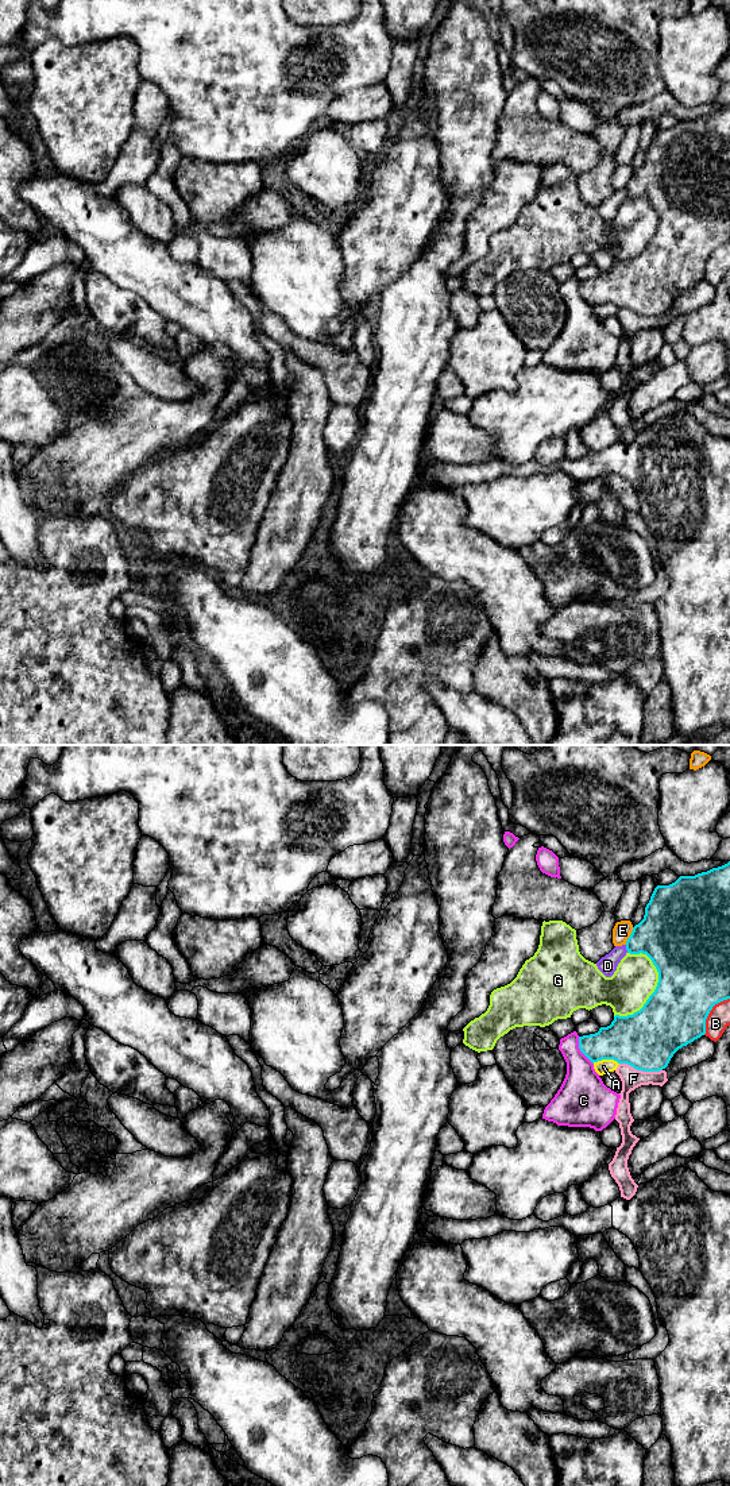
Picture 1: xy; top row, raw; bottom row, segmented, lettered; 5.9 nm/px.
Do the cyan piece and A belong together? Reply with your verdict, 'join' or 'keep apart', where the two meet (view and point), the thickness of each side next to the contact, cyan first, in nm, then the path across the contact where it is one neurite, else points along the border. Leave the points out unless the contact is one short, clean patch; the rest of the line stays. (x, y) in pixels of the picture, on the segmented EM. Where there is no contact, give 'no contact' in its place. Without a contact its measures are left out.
keep apart; meets cyan in xy at (606, 1058); 340 nm thick on the cyan side, 90 nm on the other; border along xy (593, 1062), (613, 1060), (618, 1064)

